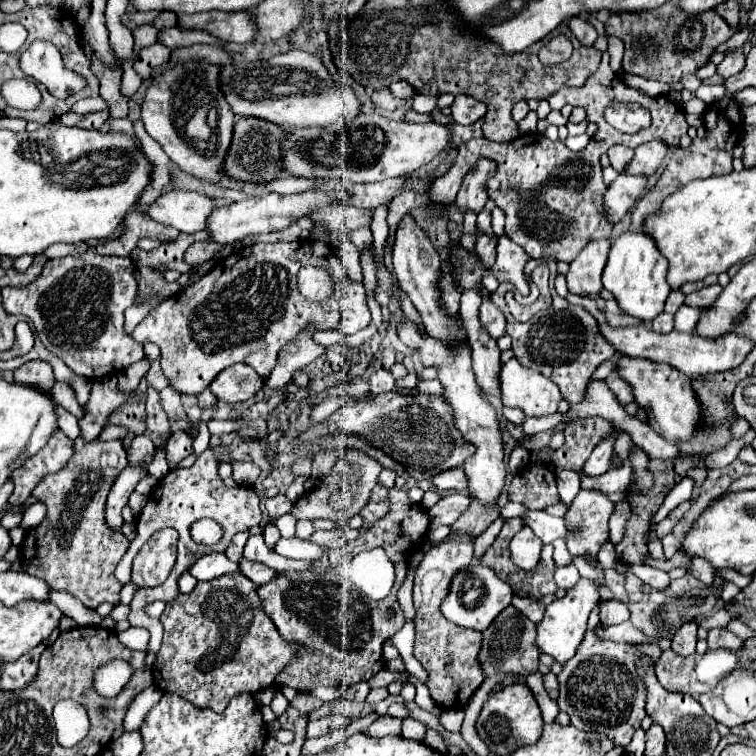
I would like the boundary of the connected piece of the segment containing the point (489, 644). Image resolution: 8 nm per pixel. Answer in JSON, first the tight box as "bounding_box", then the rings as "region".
{"bounding_box":[479,607,539,675],"region":[[[507,607],[491,627],[483,631],[483,647],[479,653],[481,665],[485,675],[495,675],[495,673],[517,673],[517,675],[531,675],[539,667],[539,651],[535,645],[537,637],[537,625],[529,621],[521,611],[515,607]]]}

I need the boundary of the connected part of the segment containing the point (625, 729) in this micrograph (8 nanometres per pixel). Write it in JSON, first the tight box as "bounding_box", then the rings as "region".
{"bounding_box":[557,631,661,747],"region":[[[587,631],[579,651],[571,661],[565,663],[563,671],[557,675],[559,697],[557,705],[571,717],[571,725],[581,731],[595,731],[609,737],[615,747],[629,745],[633,733],[641,727],[645,713],[645,683],[637,673],[637,661],[645,655],[653,663],[661,657],[661,647],[657,643],[613,643],[601,641],[595,631]]]}

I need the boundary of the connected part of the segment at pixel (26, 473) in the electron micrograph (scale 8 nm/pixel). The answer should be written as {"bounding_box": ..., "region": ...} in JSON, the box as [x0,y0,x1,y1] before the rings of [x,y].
{"bounding_box":[9,431,73,505],"region":[[[63,431],[53,433],[53,437],[49,437],[45,449],[41,449],[41,453],[35,453],[33,457],[29,457],[29,461],[25,461],[21,465],[21,469],[13,471],[13,483],[15,483],[15,491],[9,497],[11,505],[21,505],[27,497],[31,497],[33,487],[49,473],[57,473],[59,469],[65,467],[65,463],[69,461],[69,457],[73,455],[73,441],[69,437],[65,437]]]}

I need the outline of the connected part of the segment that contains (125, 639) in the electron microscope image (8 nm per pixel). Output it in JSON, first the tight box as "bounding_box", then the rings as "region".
{"bounding_box":[117,627,149,651],"region":[[[129,627],[127,631],[117,633],[119,641],[129,647],[129,649],[137,649],[137,651],[145,651],[147,649],[147,641],[149,641],[149,631],[143,627]]]}

